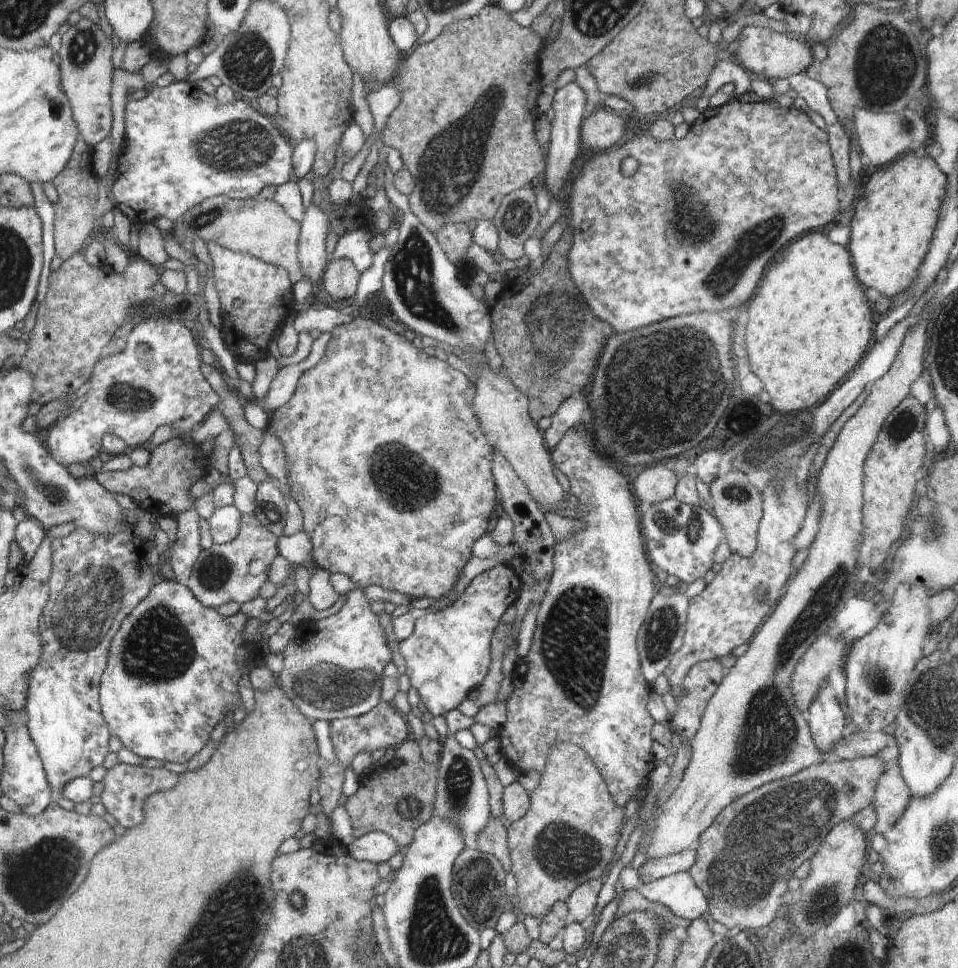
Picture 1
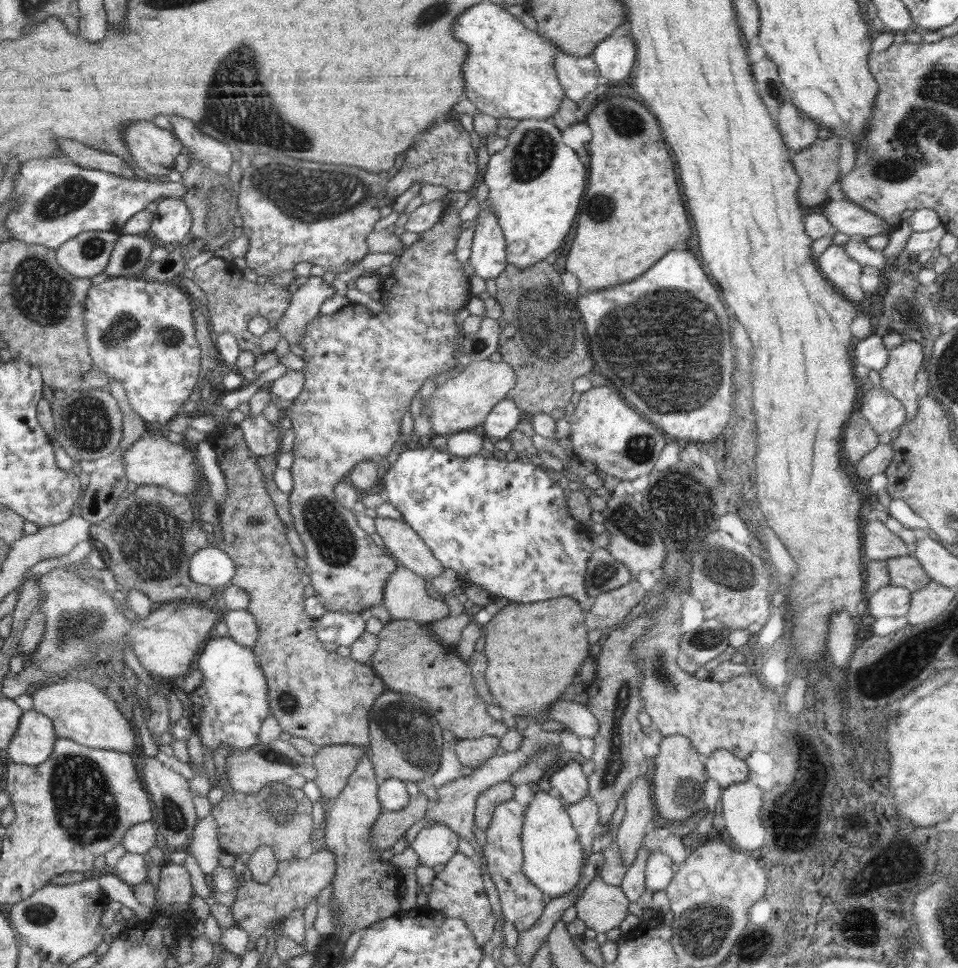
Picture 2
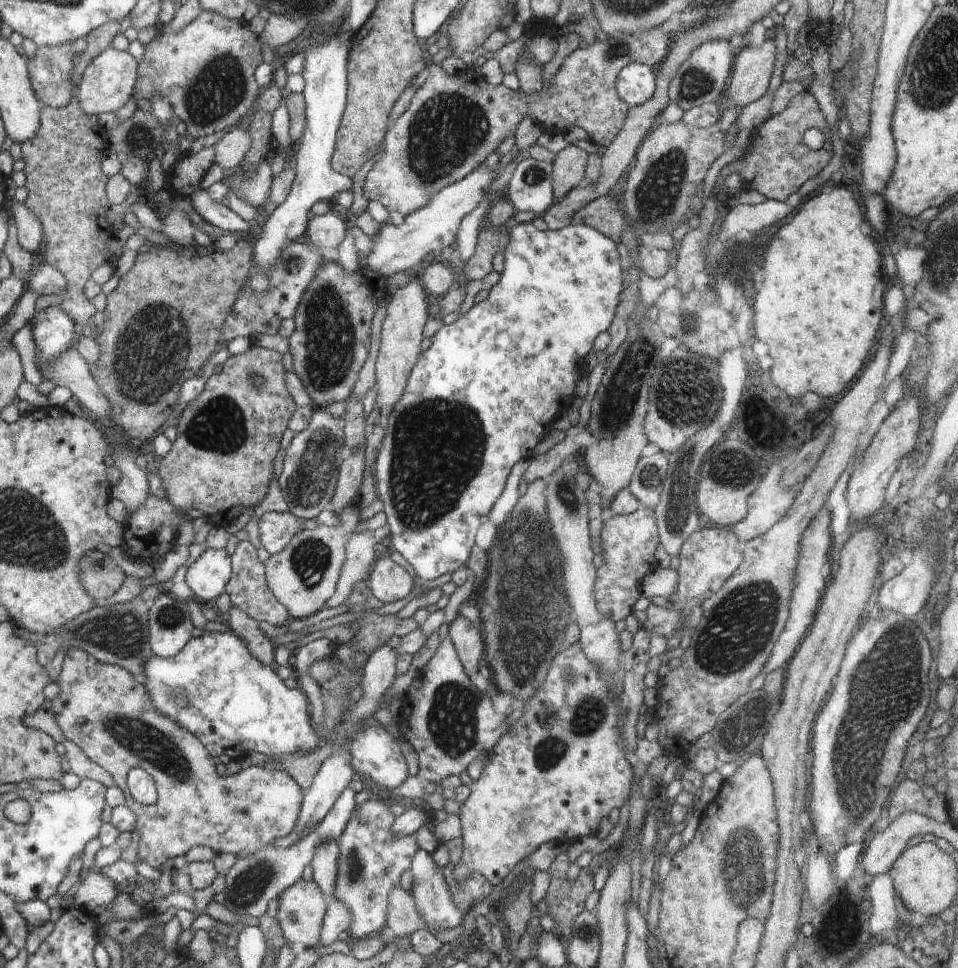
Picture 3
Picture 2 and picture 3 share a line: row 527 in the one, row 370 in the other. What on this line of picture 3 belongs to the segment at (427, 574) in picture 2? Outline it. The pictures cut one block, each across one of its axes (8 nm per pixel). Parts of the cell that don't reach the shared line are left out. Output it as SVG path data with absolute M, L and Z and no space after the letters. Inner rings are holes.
M412 278L406 286L400 286L394 294L387 295L386 318L382 324L380 350L376 361L377 397L375 405L380 408L380 414L392 412L400 396L404 394L404 386L408 384L408 377L412 368L416 366L422 352L423 330L429 314L430 300L424 292L419 279Z

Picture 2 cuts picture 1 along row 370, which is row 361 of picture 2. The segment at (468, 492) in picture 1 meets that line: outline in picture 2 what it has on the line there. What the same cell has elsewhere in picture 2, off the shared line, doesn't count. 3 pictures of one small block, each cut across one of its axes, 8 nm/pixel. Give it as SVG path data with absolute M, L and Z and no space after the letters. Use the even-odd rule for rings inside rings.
M448 209L432 227L419 234L418 241L404 248L402 254L398 256L398 266L396 266L396 270L381 280L379 302L384 306L382 312L374 314L372 310L369 310L366 306L362 306L362 304L351 303L352 316L348 316L348 312L344 312L344 310L342 310L342 312L339 310L332 315L319 313L318 316L306 326L306 334L304 334L304 338L302 338L302 342L300 342L300 348L304 351L303 358L306 361L306 366L304 366L302 370L305 376L304 386L298 398L288 403L288 407L290 408L288 408L288 410L284 408L282 411L282 415L292 421L291 429L294 432L294 443L292 447L294 460L293 465L289 468L293 478L293 487L289 494L289 511L293 518L292 525L296 528L296 532L298 532L298 536L305 546L305 561L307 562L308 568L310 568L310 584L314 587L316 595L322 598L325 608L331 611L360 614L364 608L381 603L387 578L399 567L397 560L390 557L385 548L377 546L370 538L370 534L359 527L357 518L352 510L348 510L337 501L334 489L341 480L346 479L349 472L356 467L356 463L371 460L372 462L380 464L381 460L390 453L392 446L398 442L398 437L401 436L400 422L406 414L406 410L409 409L412 399L418 394L418 390L424 386L424 382L426 382L428 378L433 378L433 376L442 374L442 372L448 373L453 369L459 370L461 368L460 363L457 362L456 357L454 357L456 345L462 343L462 332L460 332L458 324L456 324L456 313L465 309L464 305L472 298L468 276L454 254L454 247L461 233L461 223L462 221L458 213L454 209Z

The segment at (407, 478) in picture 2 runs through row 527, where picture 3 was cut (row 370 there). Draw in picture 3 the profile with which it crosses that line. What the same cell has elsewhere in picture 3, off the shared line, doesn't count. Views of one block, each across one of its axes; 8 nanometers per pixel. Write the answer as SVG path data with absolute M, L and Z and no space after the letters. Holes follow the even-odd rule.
M532 222L512 223L508 227L508 233L508 246L504 252L504 270L499 275L498 284L489 290L486 300L472 306L464 316L459 316L456 322L445 324L432 336L432 345L418 358L416 366L409 374L408 384L404 386L404 394L400 396L392 412L387 415L384 442L374 462L373 476L377 496L384 504L383 511L390 526L387 544L402 554L406 562L412 566L419 583L436 580L467 564L472 547L475 545L476 532L482 524L489 521L490 511L504 490L506 478L512 466L519 460L533 458L536 444L548 433L566 408L573 403L576 382L583 376L588 376L586 356L592 350L596 338L607 332L615 316L616 307L621 301L620 292L624 288L623 261L620 260L616 242L610 240L608 236L583 224L570 224L560 230L540 231L532 225Z

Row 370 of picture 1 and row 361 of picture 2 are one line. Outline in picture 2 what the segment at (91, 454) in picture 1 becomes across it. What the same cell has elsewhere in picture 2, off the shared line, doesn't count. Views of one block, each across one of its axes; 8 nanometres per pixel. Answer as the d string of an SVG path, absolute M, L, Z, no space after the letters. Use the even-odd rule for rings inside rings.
M112 277L107 279L98 286L92 285L88 290L86 302L84 302L84 329L86 329L86 339L88 339L88 351L90 351L91 359L93 360L94 368L105 372L108 376L117 380L124 385L127 392L128 403L132 409L138 414L145 423L150 427L150 423L158 423L160 426L167 427L168 423L175 418L180 412L184 404L188 402L192 390L195 389L198 376L200 376L200 346L196 342L196 334L194 334L194 316L192 316L192 308L194 305L189 296L185 294L178 283L158 284L158 282L144 282L141 278L136 277Z

